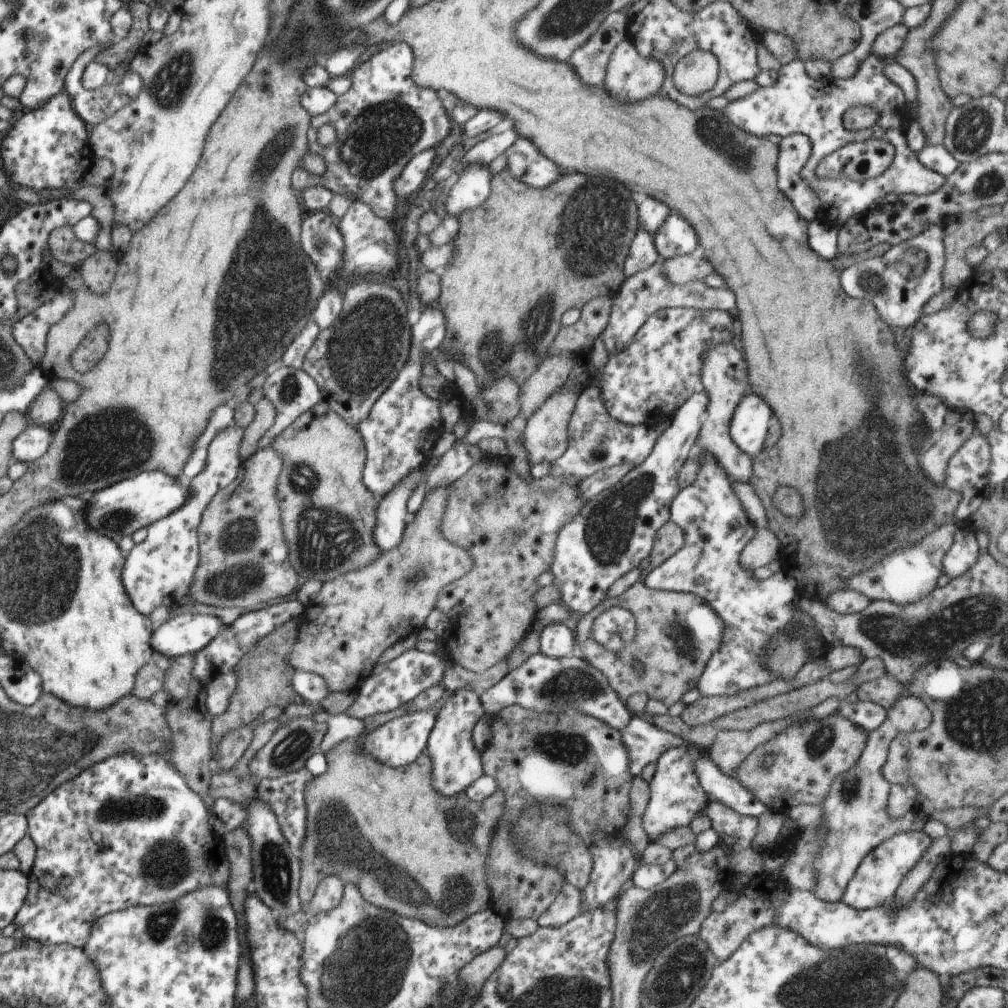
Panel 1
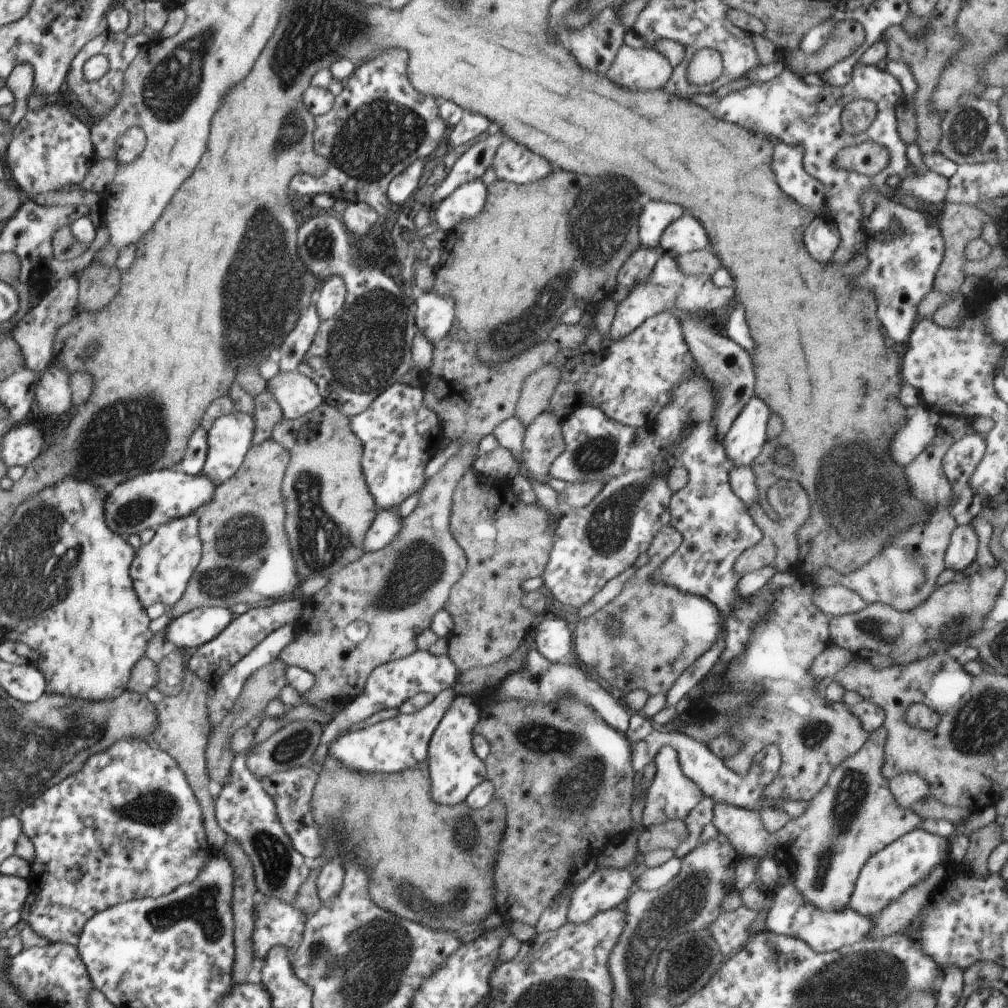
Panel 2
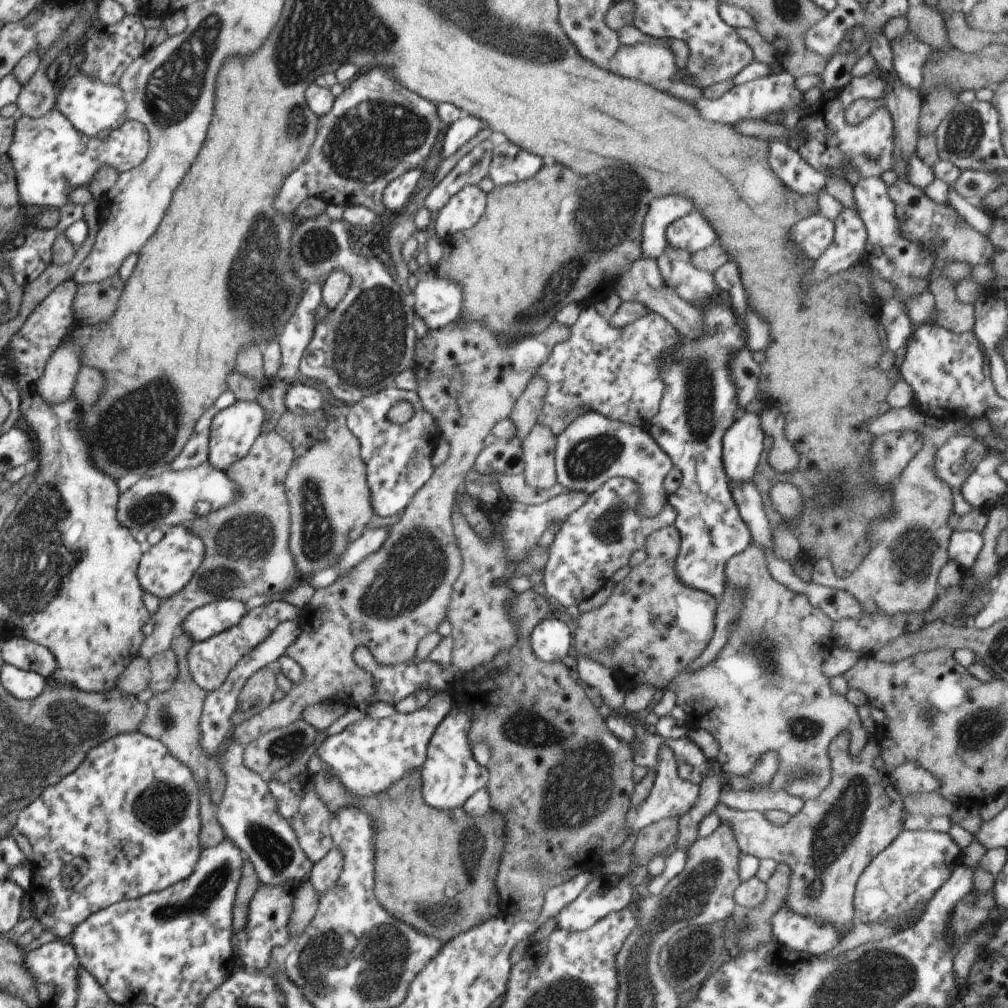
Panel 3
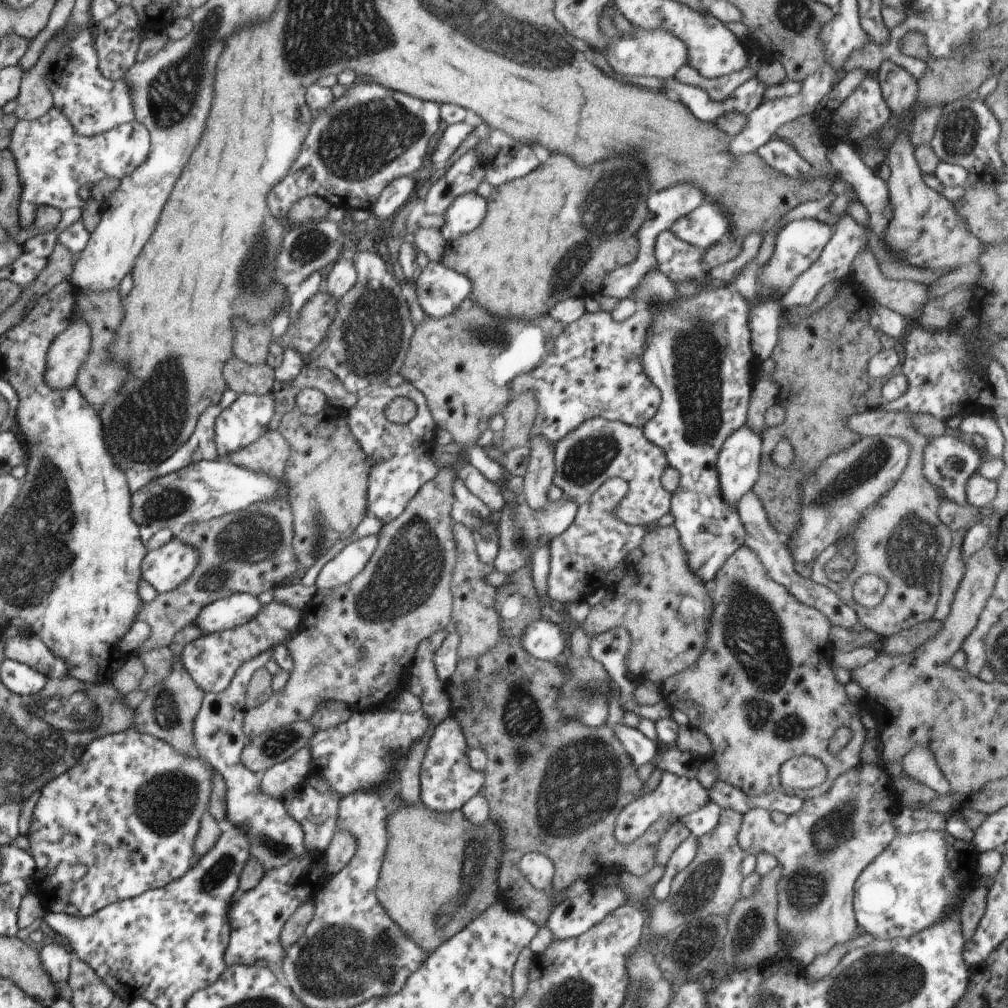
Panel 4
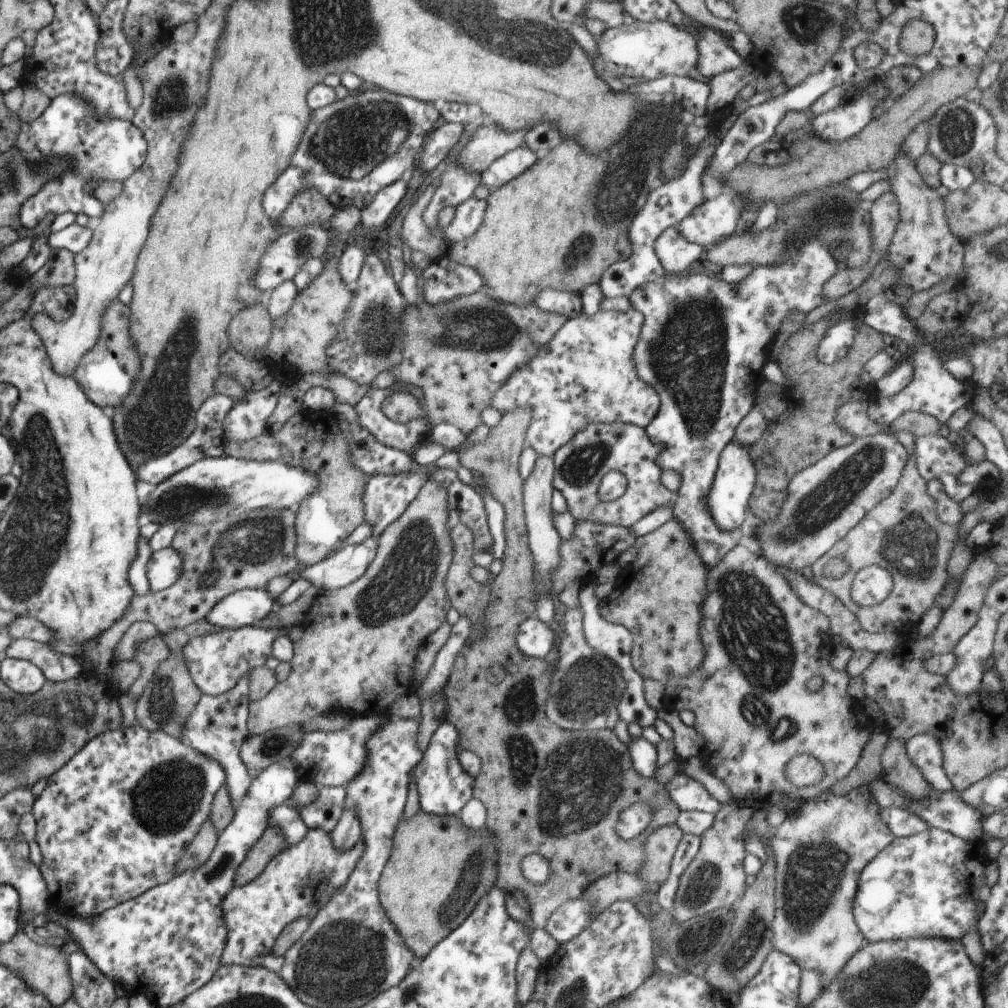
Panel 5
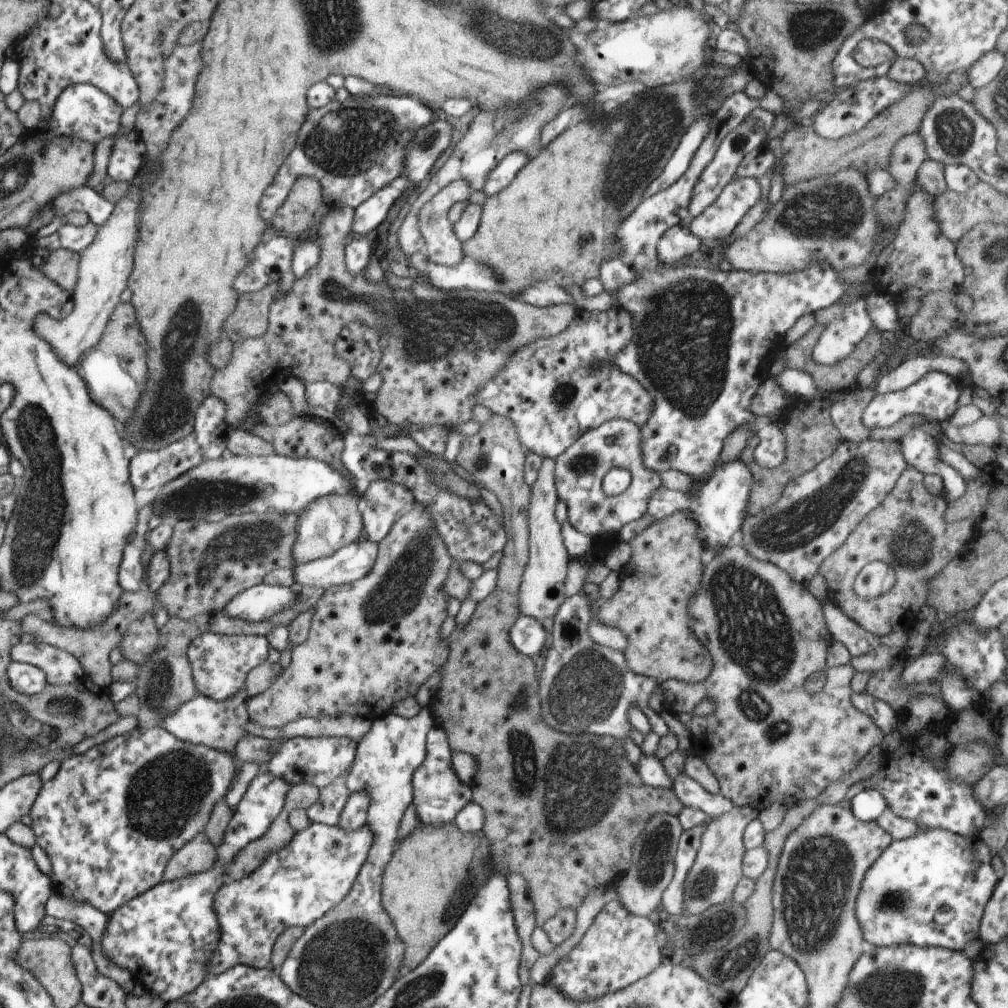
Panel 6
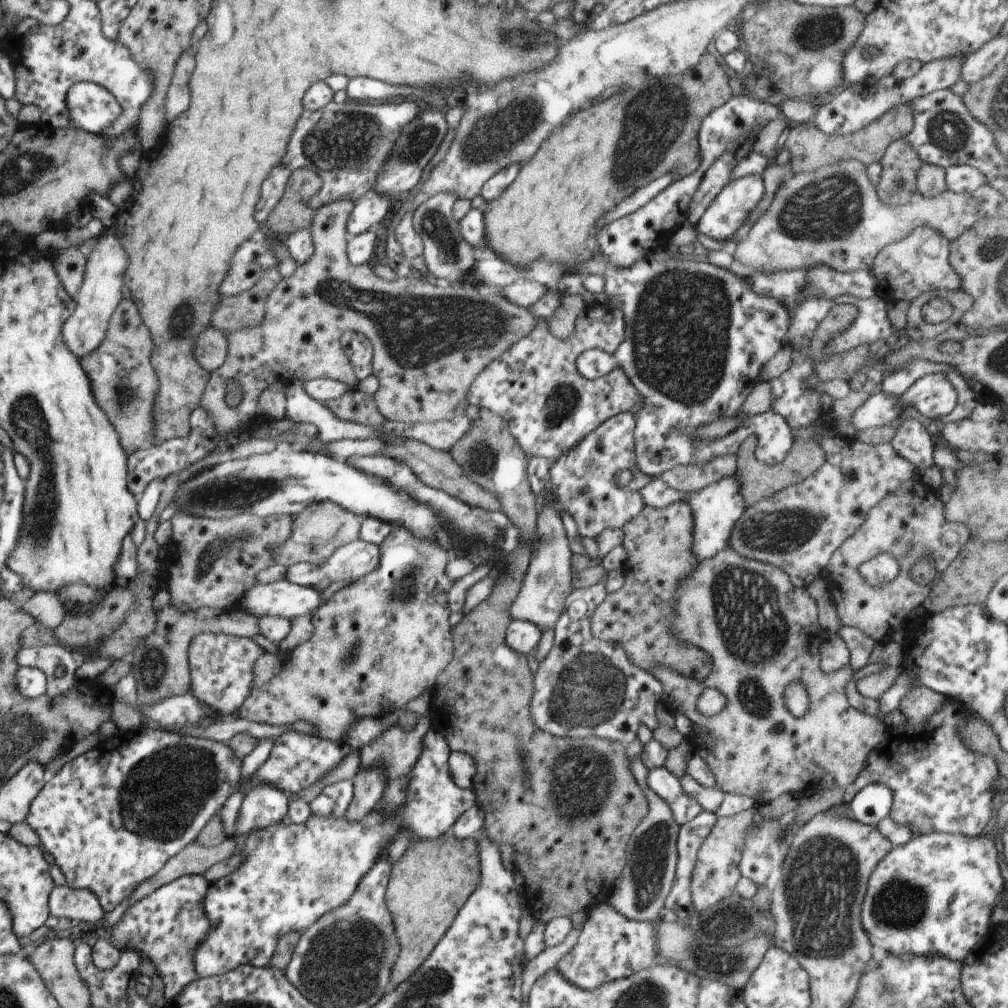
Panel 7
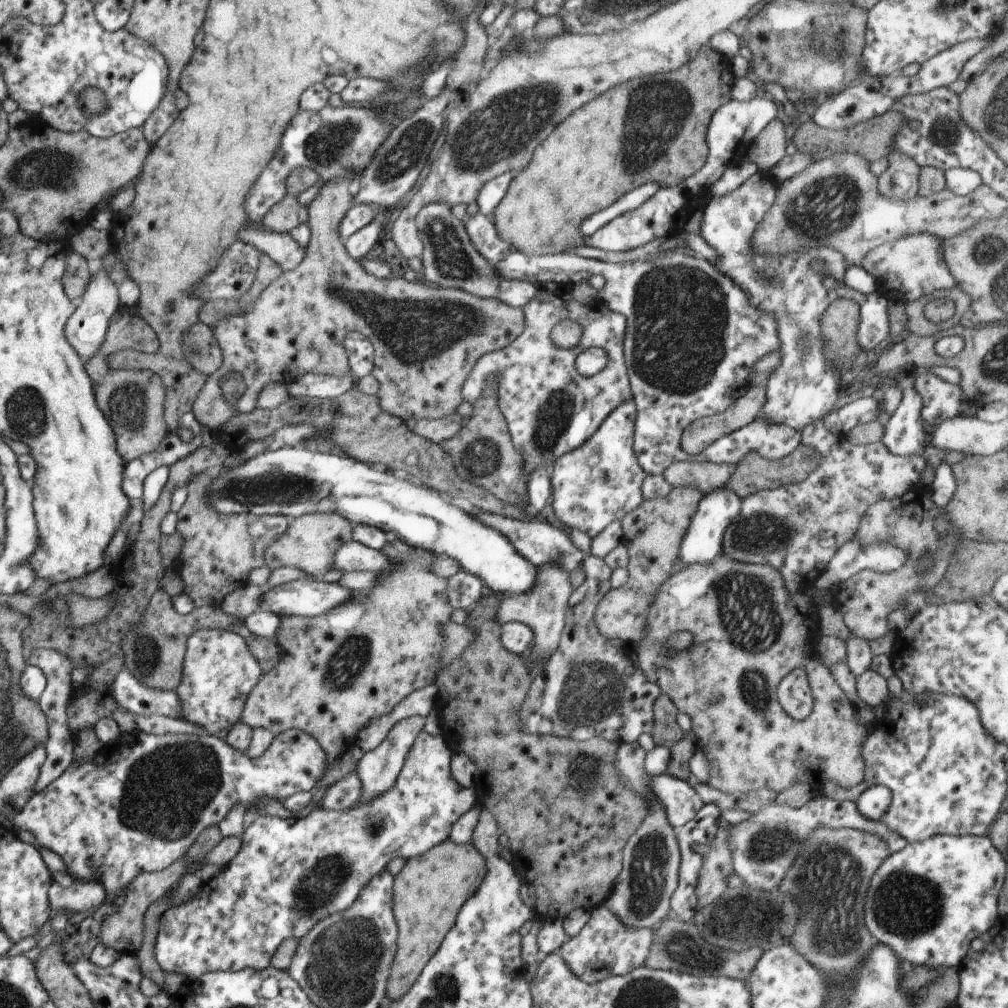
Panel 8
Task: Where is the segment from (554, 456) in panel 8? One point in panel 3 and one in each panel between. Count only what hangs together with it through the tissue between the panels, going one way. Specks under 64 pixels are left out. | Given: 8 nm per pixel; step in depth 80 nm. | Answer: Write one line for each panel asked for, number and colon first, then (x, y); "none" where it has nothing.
3: (613, 372)
4: (593, 370)
5: (585, 374)
6: (551, 389)
7: (533, 385)

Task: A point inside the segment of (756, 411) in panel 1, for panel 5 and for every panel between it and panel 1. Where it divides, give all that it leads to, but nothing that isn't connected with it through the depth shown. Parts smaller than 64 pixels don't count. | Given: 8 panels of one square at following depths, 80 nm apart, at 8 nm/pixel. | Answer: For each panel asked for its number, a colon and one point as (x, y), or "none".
2: (744, 438)
3: (742, 443)
4: (737, 463)
5: (735, 476)

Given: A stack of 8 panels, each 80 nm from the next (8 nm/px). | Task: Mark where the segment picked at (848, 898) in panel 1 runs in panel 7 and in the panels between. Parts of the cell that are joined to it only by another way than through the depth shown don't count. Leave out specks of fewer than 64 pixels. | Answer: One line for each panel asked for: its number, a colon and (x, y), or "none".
2: (887, 873)
3: (898, 882)
4: (912, 884)
5: (926, 885)
6: (929, 889)
7: (933, 894)

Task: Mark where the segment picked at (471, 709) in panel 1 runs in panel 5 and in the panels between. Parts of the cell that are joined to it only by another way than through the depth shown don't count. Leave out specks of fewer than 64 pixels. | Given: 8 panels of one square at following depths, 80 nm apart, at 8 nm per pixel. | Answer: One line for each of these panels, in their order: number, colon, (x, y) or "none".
2: (453, 770)
3: (449, 776)
4: (446, 782)
5: (443, 787)

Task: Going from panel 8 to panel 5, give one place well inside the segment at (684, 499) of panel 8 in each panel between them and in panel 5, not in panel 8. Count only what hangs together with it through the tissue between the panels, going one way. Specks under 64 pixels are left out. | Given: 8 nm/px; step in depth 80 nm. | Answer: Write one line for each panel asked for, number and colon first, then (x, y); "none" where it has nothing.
5: (658, 597)
6: (650, 607)
7: (658, 543)

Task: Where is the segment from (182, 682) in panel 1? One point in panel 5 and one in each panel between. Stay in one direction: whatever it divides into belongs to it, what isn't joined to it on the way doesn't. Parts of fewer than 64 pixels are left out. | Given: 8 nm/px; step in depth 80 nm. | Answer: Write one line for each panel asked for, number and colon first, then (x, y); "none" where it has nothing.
2: (170, 670)
3: (163, 667)
4: (157, 662)
5: (149, 654)

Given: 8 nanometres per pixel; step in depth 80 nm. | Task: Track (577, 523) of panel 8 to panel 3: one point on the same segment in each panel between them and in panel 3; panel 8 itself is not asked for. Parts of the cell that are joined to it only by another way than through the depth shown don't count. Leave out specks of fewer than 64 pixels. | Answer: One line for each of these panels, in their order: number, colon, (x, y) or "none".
3: (592, 449)
4: (597, 449)
5: (599, 448)
6: (578, 471)
7: (582, 479)

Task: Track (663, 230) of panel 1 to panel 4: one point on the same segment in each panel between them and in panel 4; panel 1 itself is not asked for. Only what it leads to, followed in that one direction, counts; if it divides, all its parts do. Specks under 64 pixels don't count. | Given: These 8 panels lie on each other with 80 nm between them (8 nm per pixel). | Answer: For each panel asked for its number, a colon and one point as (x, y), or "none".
2: (683, 235)
3: (691, 232)
4: (707, 225)

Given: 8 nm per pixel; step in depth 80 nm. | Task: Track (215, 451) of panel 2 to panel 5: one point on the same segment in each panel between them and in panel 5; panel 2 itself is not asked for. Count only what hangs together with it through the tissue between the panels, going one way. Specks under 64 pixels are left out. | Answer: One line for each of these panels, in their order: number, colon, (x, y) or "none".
3: (232, 431)
4: (241, 423)
5: (246, 419)

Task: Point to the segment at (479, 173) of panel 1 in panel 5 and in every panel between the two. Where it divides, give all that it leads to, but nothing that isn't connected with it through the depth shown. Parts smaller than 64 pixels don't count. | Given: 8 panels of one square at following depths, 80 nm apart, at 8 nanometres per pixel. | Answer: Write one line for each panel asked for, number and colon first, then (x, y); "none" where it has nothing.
2: (467, 199)
3: (462, 211)
4: (465, 214)
5: (467, 216)

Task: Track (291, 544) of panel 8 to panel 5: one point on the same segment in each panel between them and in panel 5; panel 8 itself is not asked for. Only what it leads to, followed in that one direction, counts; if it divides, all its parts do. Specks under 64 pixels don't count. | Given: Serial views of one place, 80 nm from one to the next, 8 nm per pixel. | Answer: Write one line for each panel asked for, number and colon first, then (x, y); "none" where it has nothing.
5: (313, 441)
6: (326, 524)
7: (318, 530)

